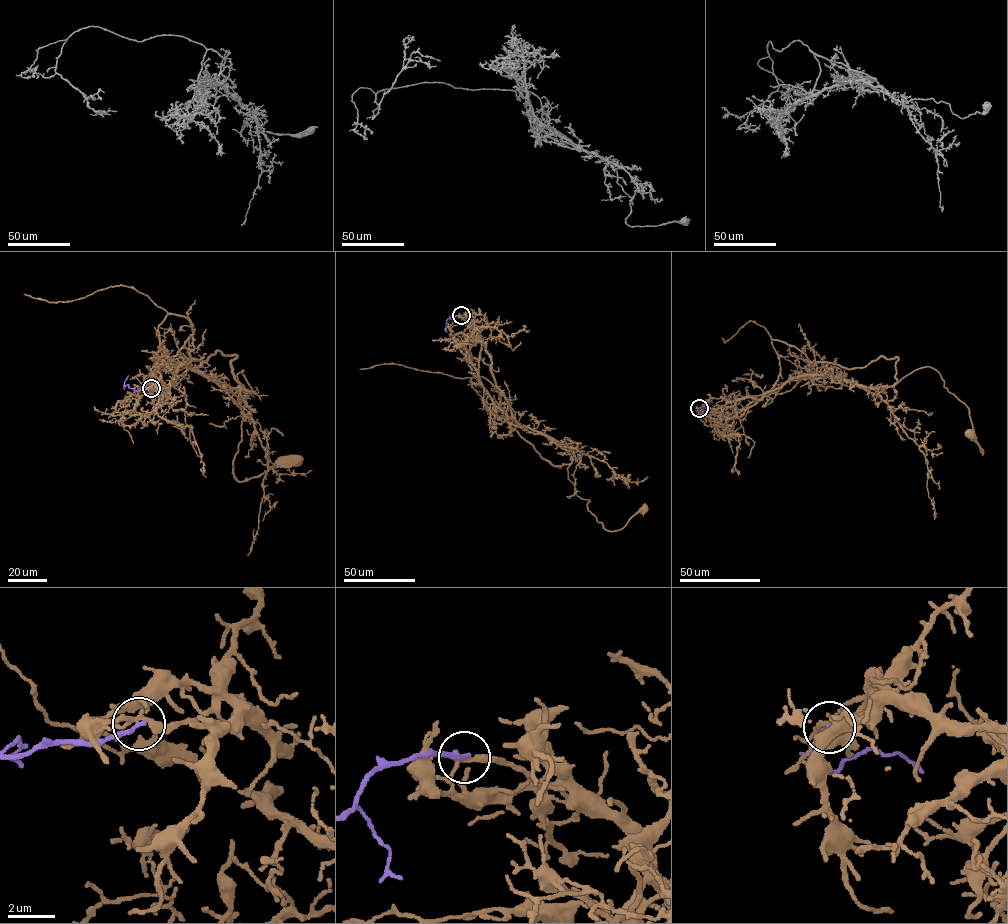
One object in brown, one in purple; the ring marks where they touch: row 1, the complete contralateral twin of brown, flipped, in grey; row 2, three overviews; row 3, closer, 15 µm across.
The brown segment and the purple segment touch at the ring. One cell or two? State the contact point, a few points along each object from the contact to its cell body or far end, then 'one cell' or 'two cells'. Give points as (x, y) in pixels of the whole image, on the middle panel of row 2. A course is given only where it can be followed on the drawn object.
(461, 315) | brown via (461, 315), (477, 329), (514, 420), (556, 440), (571, 456), (568, 478), (598, 522), (619, 530), (644, 510) | purple via (461, 315), (447, 319), (445, 331) | two cells

